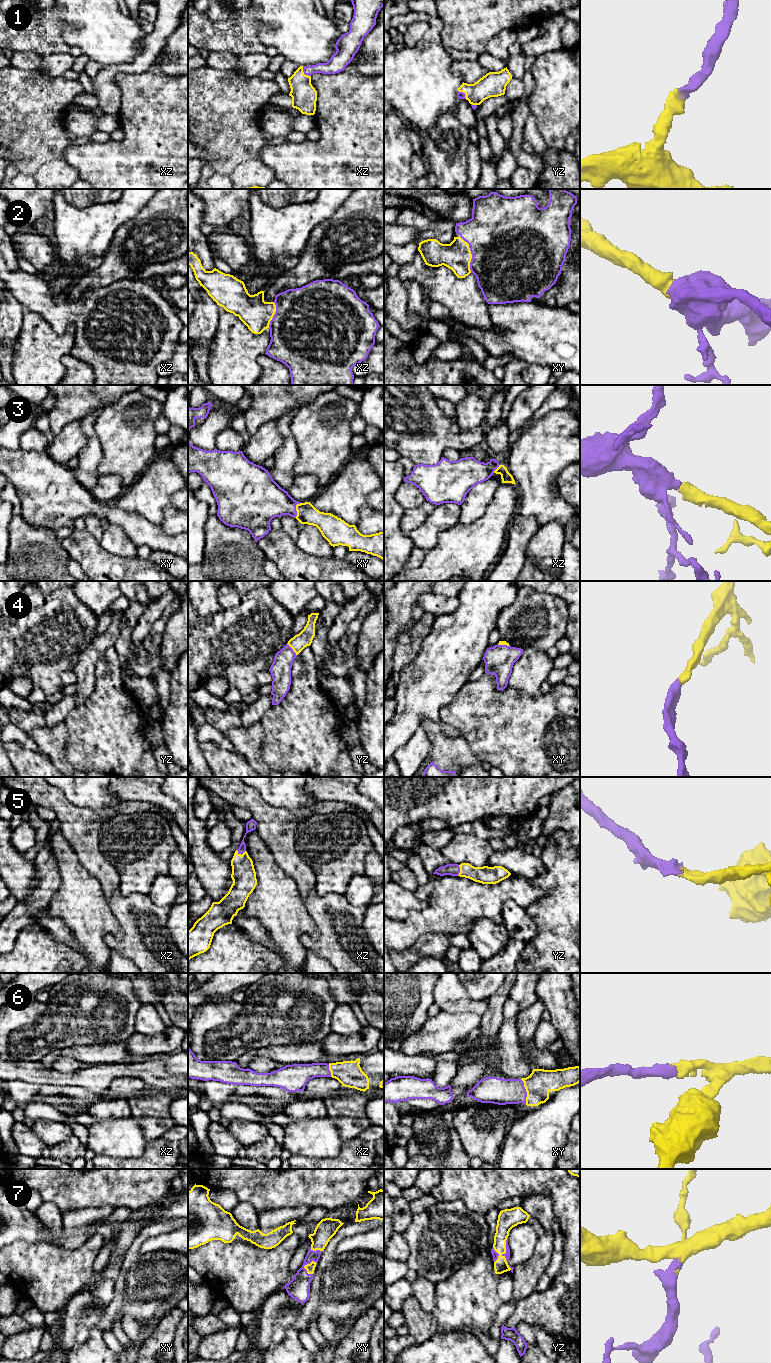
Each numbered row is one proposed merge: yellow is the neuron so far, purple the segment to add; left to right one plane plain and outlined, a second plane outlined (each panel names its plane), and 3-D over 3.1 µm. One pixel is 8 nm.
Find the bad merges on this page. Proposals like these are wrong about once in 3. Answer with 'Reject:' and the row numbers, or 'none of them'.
Reject: none of them

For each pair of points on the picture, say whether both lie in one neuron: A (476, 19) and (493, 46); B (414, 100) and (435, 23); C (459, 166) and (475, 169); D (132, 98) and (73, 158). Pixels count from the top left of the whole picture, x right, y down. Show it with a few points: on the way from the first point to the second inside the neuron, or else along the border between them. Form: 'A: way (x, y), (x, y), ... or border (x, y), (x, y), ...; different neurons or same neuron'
A: border (511, 29), (497, 33), (485, 51); different neurons
B: way (419, 81), (428, 65), (431, 42); same neuron
C: border (466, 152), (468, 159); different neurons
D: way (132, 122), (132, 136), (110, 158), (97, 158); same neuron

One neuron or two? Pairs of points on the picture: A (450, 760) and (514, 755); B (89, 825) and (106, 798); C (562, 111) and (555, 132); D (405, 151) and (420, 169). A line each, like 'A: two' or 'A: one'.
A: two
B: two
C: one
D: two

